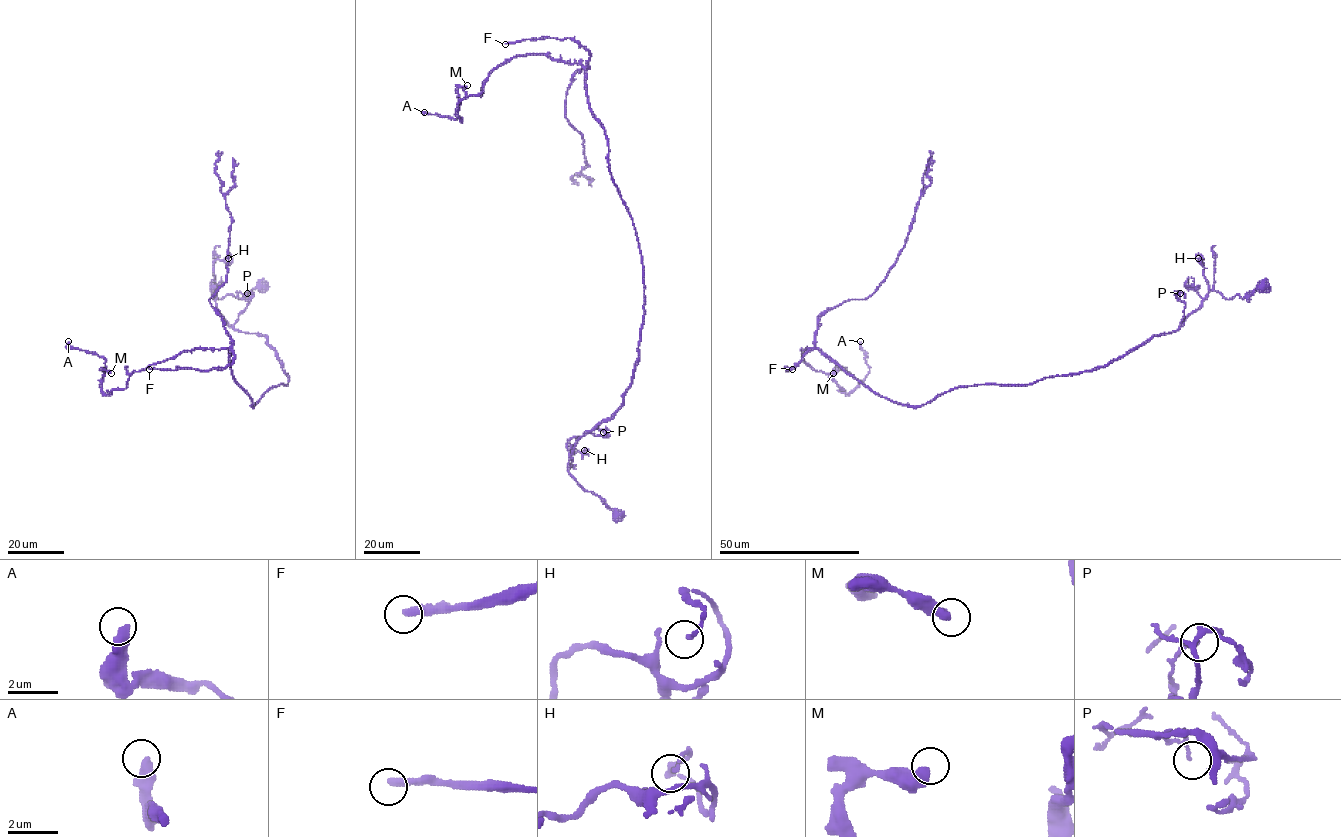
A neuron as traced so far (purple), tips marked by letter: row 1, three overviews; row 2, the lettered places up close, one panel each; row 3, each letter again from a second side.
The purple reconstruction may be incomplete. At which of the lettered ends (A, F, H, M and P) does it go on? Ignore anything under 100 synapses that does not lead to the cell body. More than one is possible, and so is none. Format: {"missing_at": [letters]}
{"missing_at": ["F"]}

